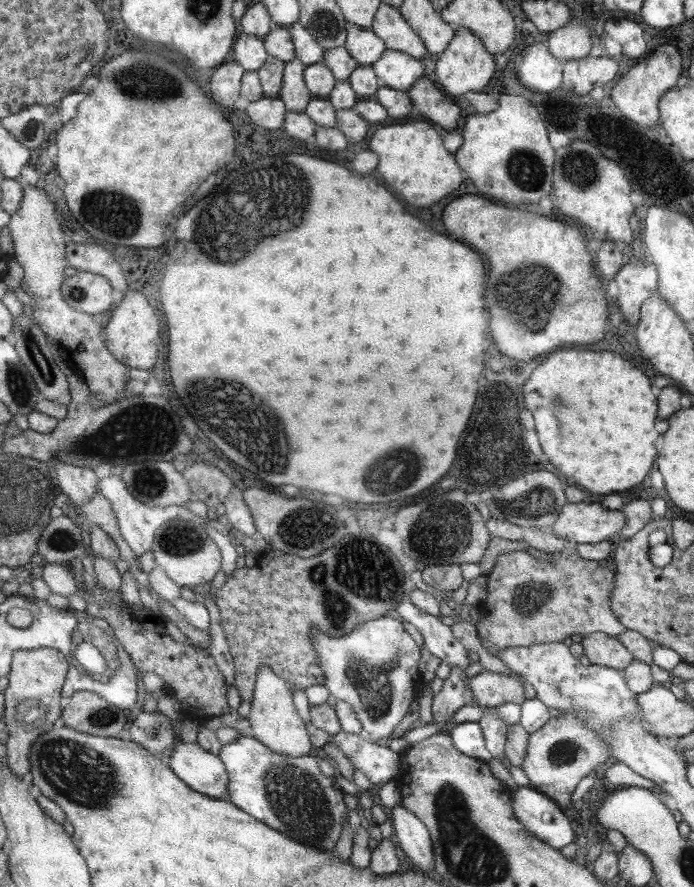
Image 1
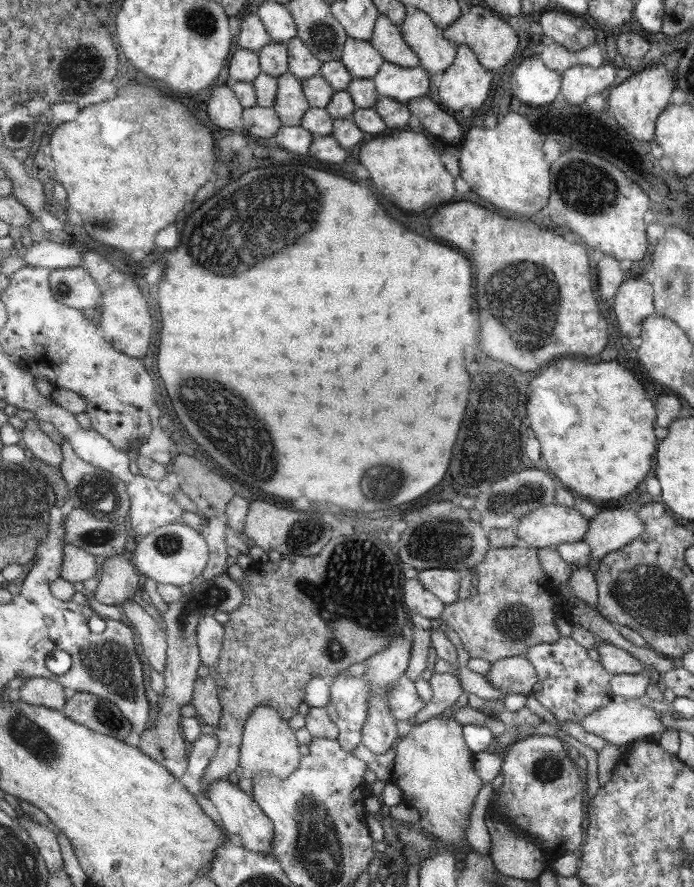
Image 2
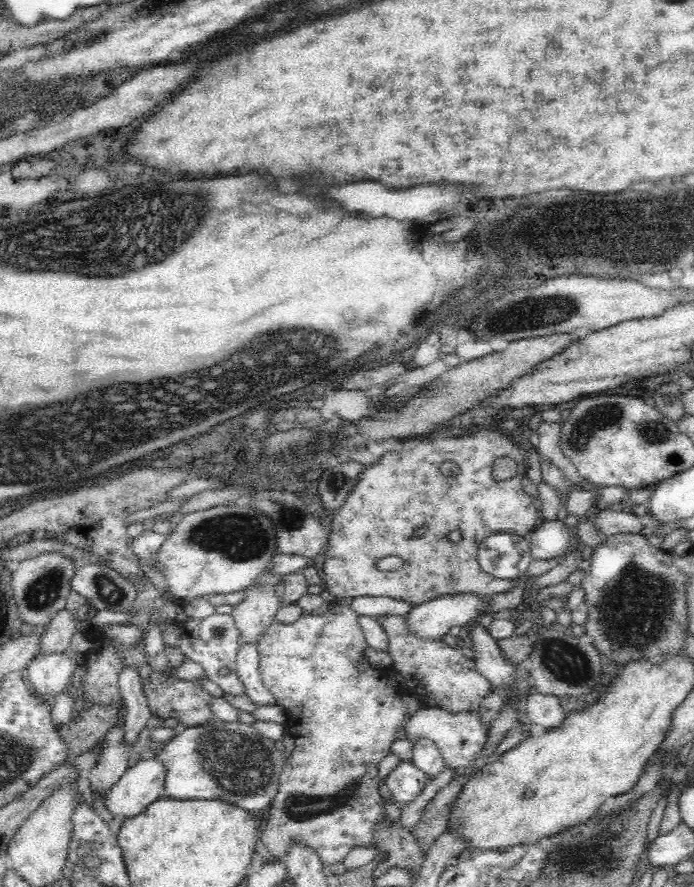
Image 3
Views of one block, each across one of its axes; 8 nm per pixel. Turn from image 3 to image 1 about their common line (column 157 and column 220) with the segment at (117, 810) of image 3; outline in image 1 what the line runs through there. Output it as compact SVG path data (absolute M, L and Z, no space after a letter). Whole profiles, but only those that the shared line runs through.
M192 742L174 744L169 752L170 766L182 782L210 798L228 800L229 773L218 755Z

